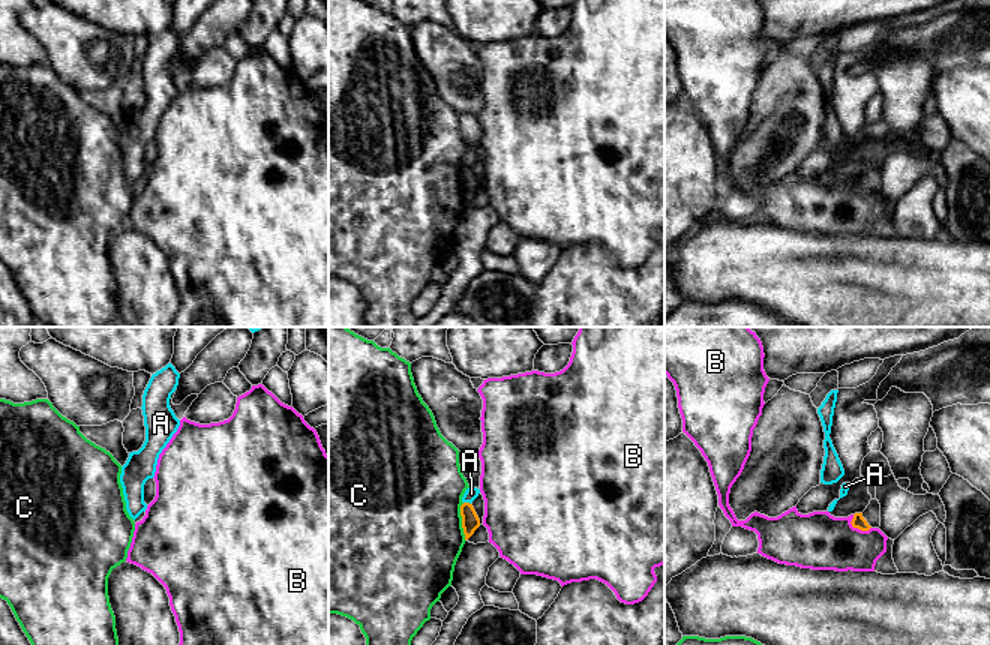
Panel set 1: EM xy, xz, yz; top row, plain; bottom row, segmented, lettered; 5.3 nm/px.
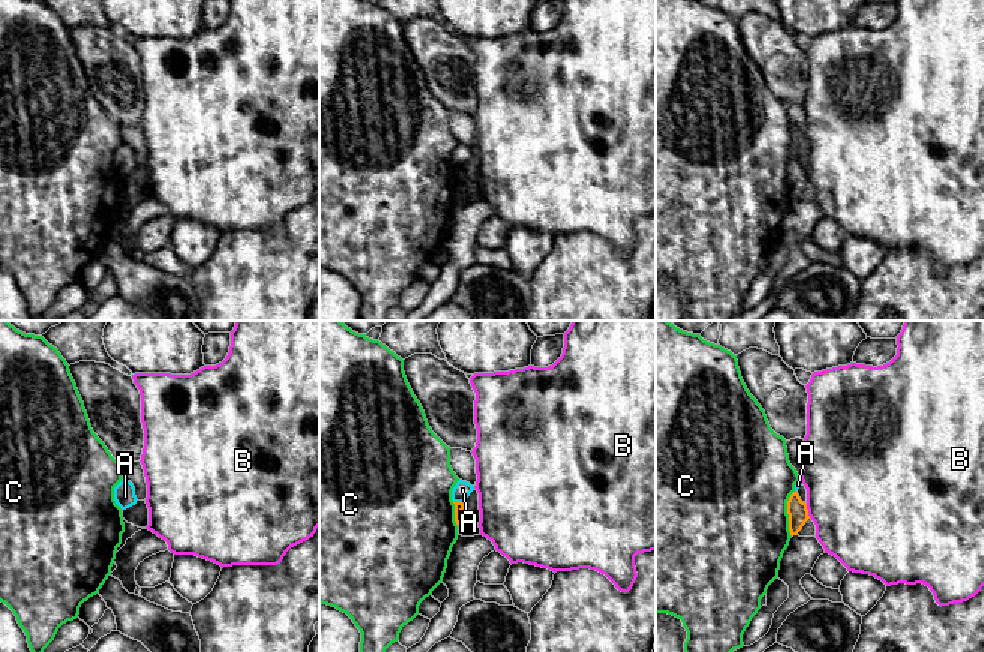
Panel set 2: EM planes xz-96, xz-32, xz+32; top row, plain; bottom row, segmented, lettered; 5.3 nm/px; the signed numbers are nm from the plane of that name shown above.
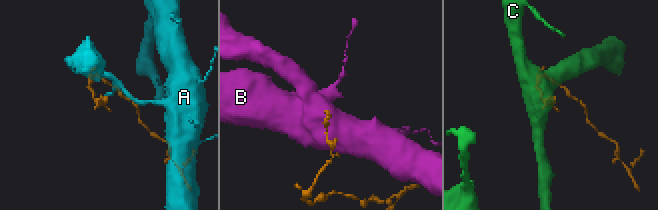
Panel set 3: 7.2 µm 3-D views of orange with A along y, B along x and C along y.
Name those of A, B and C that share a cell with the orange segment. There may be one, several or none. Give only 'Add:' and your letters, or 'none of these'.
Add: none of these

